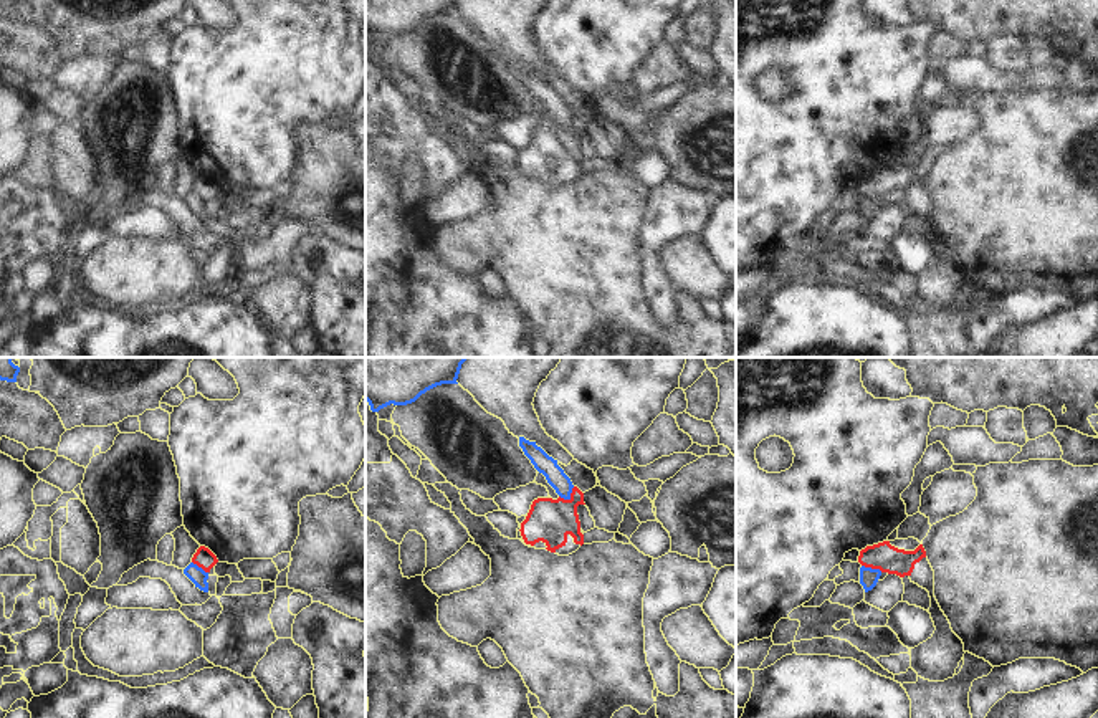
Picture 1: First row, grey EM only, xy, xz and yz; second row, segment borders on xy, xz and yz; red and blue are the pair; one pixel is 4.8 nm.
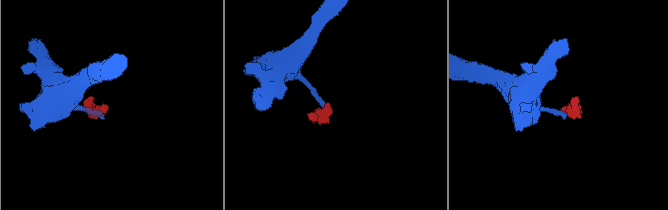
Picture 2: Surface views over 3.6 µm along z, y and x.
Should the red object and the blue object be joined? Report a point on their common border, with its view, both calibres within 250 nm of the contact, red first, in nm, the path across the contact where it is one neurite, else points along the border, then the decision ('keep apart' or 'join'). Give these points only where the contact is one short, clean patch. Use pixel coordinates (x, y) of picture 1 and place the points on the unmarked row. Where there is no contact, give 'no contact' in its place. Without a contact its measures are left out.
xz (571, 126) | 220/90 nm | along xz (574, 116), (568, 128), (559, 126) | keep apart

